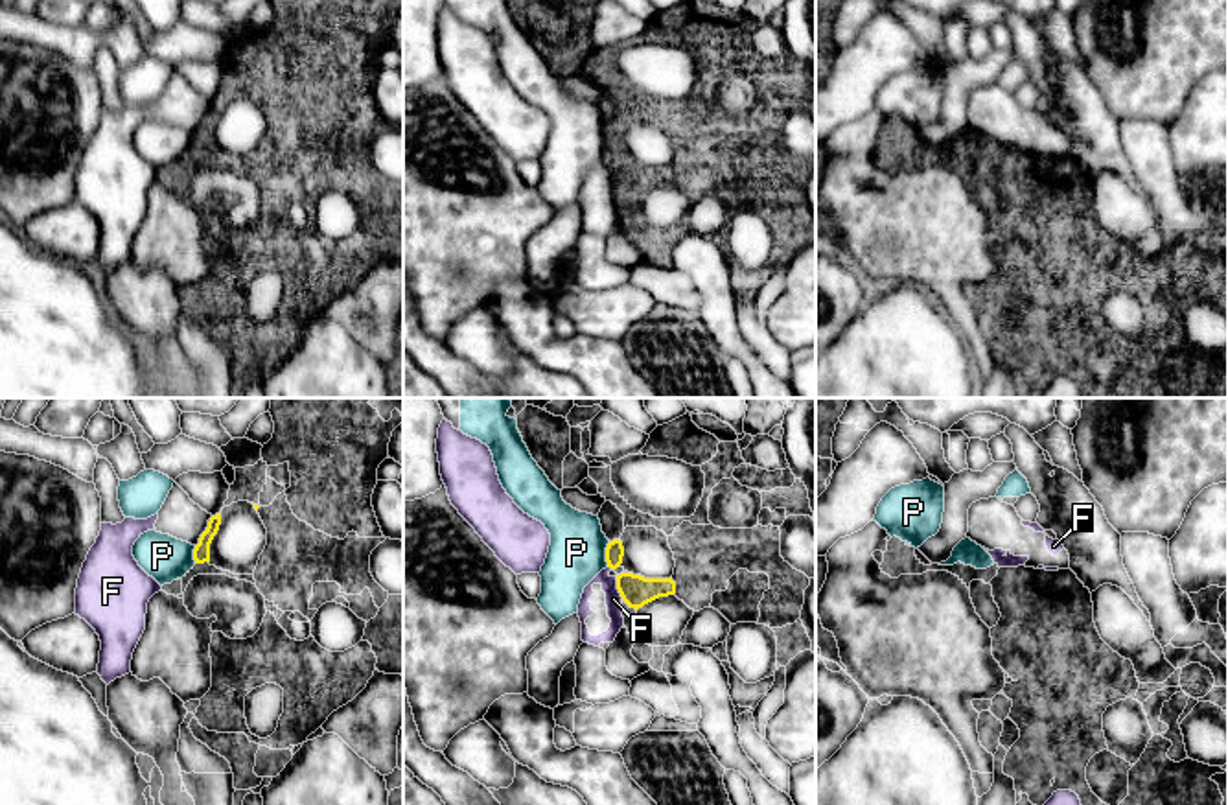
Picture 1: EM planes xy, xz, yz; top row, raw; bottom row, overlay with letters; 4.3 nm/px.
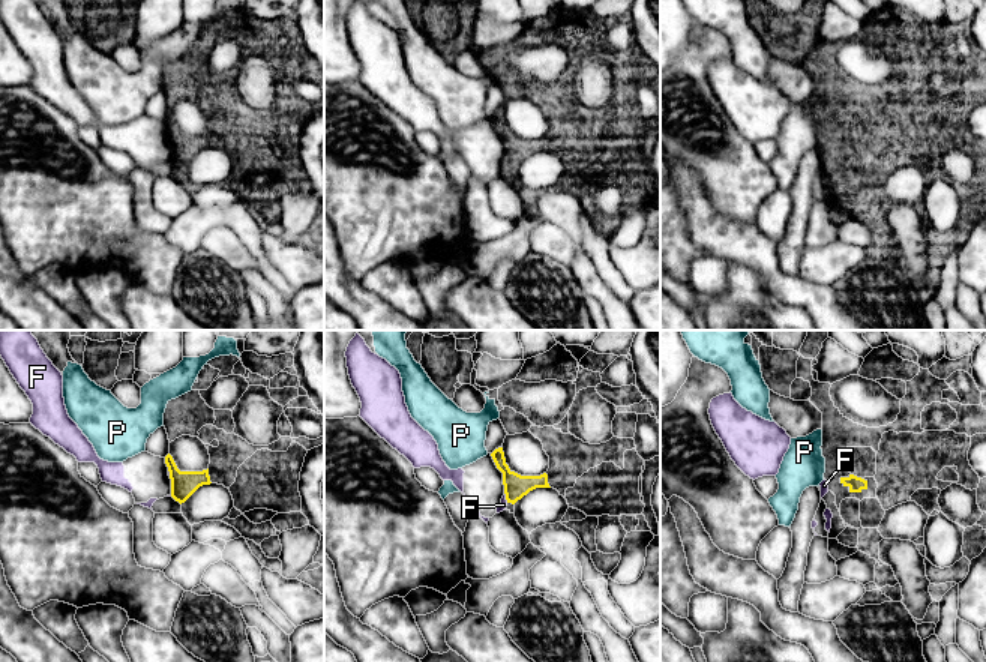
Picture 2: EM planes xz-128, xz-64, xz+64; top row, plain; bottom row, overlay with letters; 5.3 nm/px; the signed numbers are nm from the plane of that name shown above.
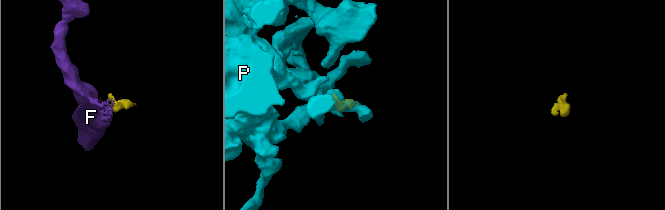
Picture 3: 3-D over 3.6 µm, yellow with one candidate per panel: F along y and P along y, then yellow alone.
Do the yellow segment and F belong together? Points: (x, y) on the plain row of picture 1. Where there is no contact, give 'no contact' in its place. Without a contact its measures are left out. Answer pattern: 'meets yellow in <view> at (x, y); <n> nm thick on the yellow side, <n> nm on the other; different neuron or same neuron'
meets yellow in xz at (617, 175); 140 nm thick on the yellow side, 70 nm on the other; different neuron

